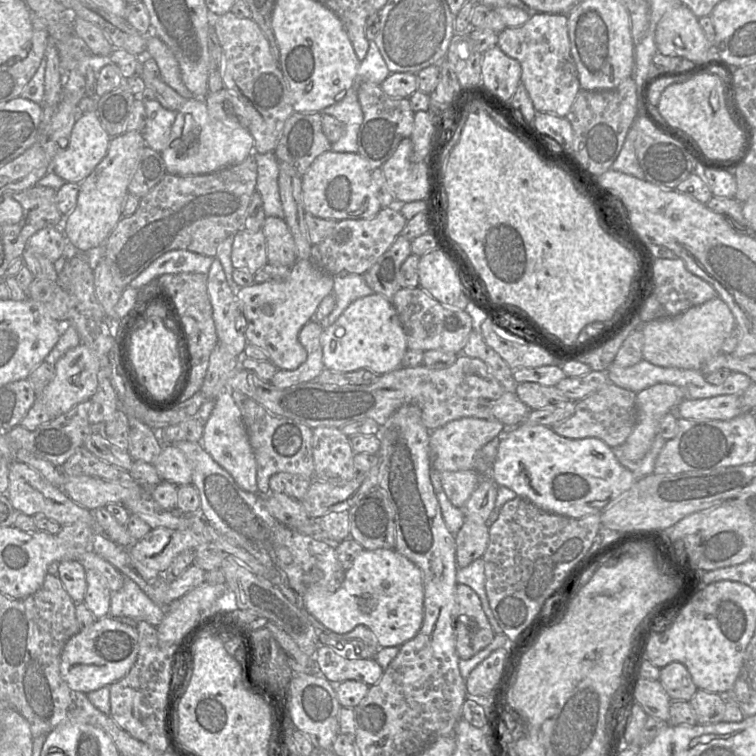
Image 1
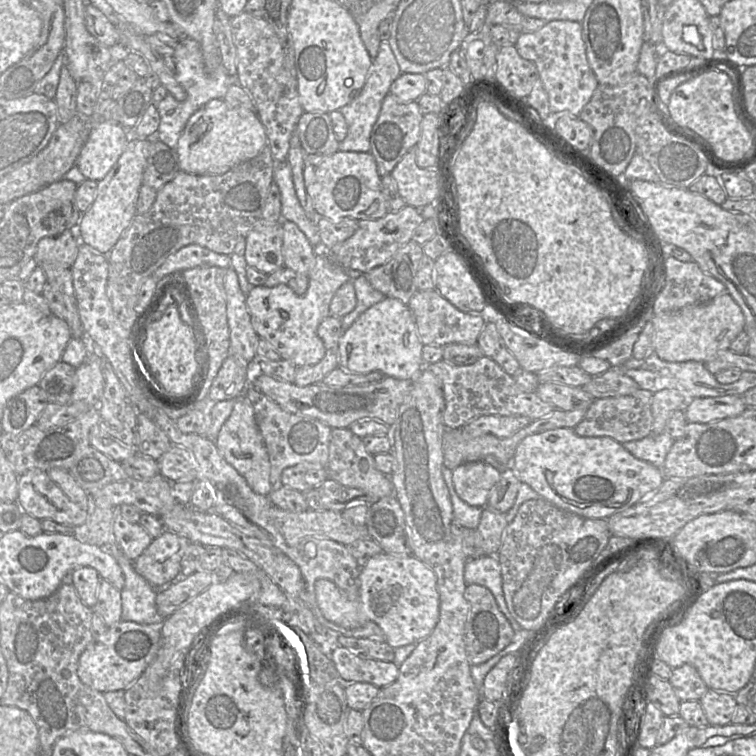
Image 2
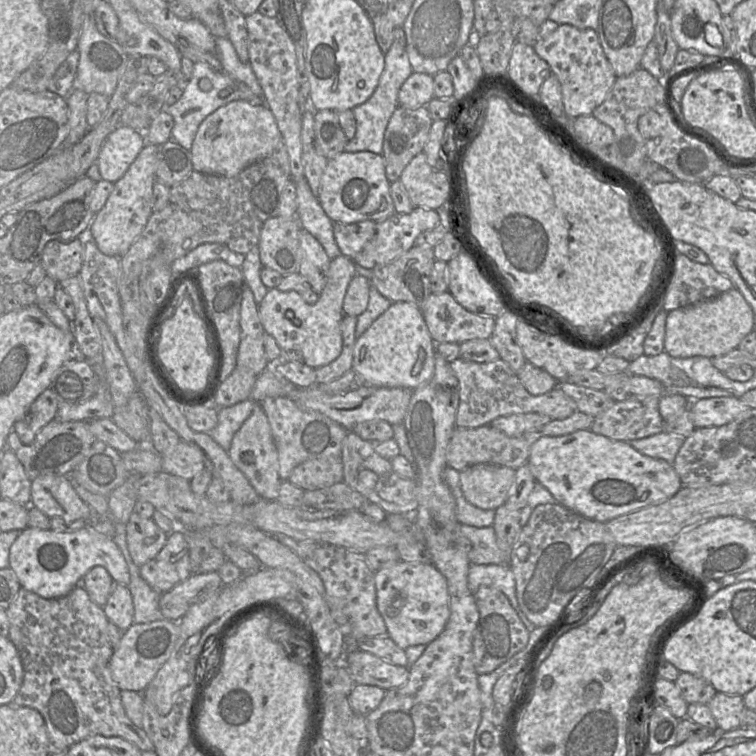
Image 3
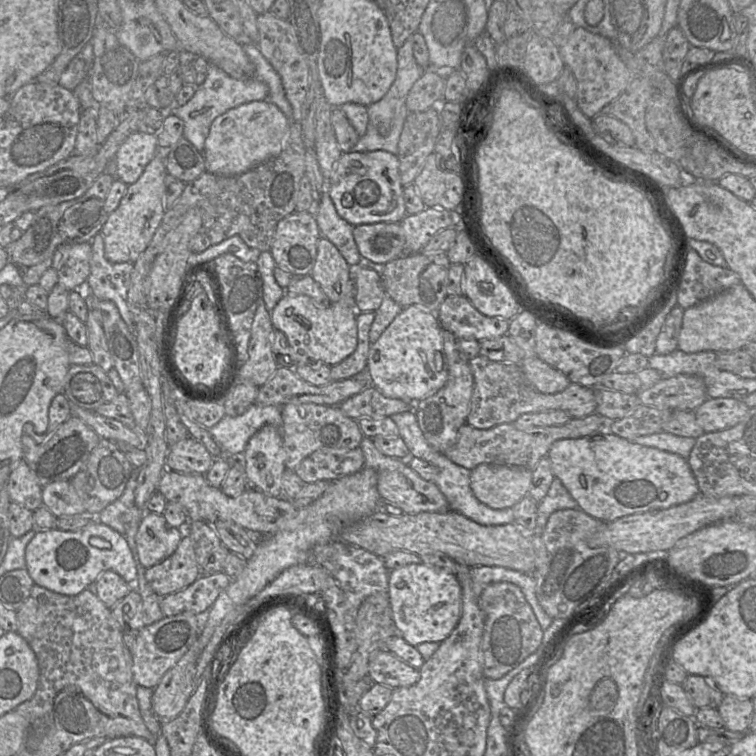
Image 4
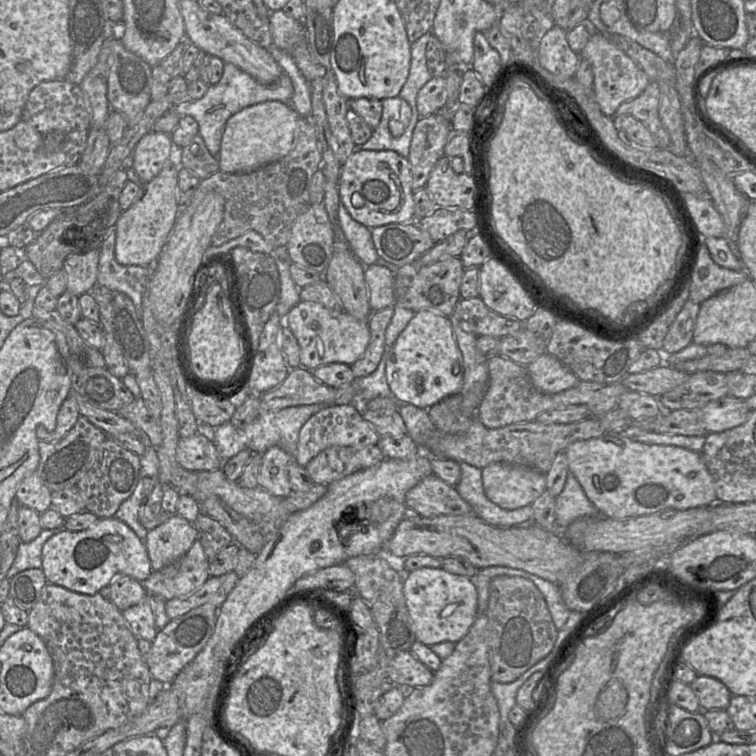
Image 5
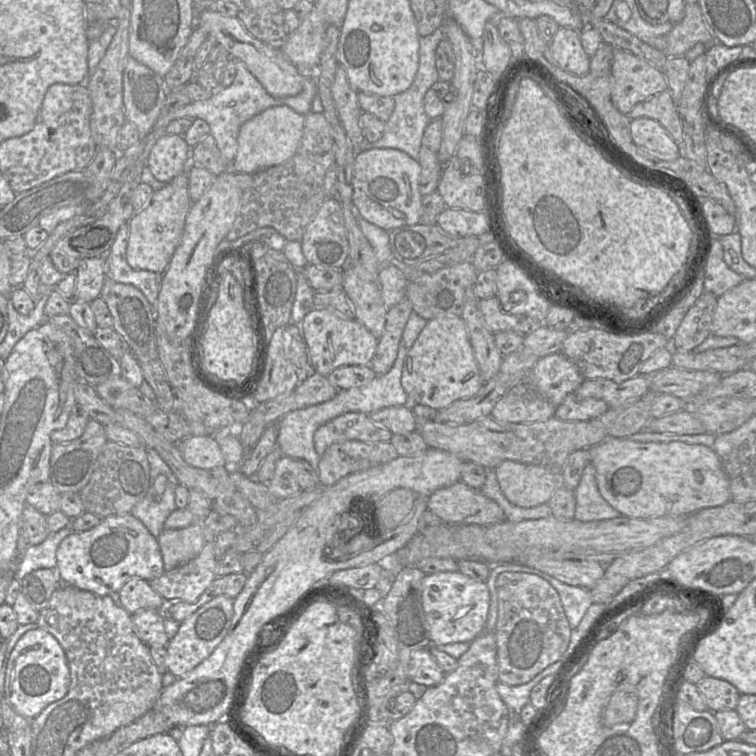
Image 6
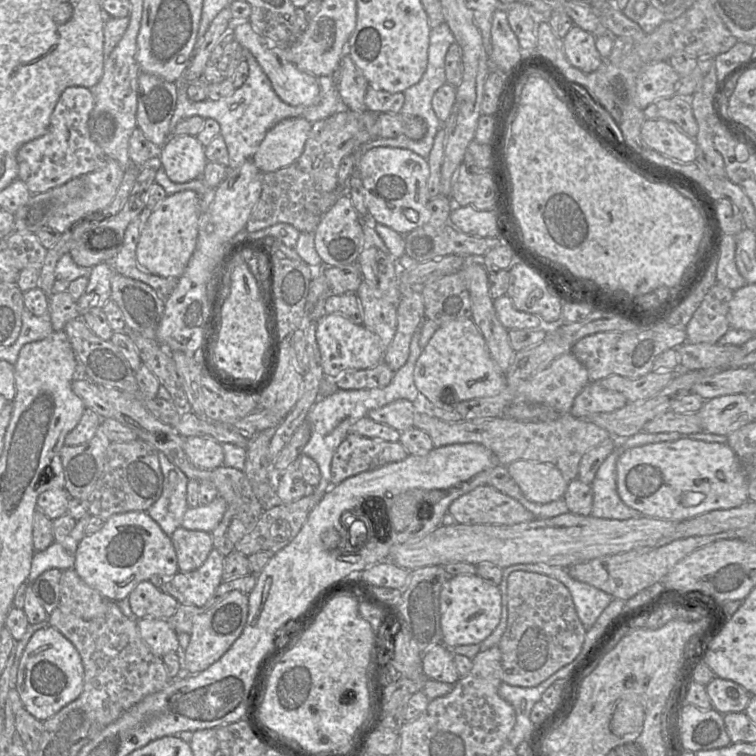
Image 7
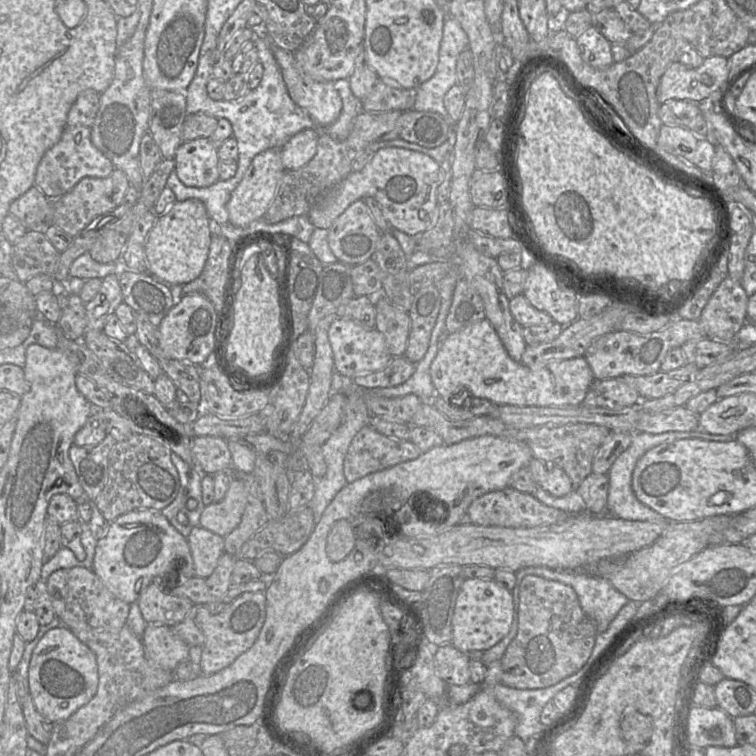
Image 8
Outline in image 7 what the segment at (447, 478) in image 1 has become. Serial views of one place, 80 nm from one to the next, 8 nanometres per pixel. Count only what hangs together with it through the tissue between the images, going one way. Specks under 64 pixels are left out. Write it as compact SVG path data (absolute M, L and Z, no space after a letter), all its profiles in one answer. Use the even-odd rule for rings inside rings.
M517 460L506 467L524 497L535 503L562 499L569 483L561 471L550 463Z

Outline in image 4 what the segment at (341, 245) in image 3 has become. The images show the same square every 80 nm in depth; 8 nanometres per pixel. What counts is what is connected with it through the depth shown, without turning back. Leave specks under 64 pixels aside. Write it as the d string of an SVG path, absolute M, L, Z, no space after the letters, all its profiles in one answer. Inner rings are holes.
M400 223L357 225L353 228L353 237L360 255L373 263L386 264L407 256Z

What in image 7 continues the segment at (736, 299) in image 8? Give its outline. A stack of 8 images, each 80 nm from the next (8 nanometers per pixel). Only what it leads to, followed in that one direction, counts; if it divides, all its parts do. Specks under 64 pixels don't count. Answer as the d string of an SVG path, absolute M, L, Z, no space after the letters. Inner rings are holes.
M720 284L713 285L685 326L687 342L716 343L730 330L727 319L734 291Z

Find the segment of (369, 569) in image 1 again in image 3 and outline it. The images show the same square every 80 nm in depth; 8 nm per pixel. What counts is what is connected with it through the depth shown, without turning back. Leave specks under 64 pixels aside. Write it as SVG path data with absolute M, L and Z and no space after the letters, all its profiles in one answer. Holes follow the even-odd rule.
M396 561L374 573L376 605L388 636L402 649L428 645L444 631L450 617L446 578L432 564Z

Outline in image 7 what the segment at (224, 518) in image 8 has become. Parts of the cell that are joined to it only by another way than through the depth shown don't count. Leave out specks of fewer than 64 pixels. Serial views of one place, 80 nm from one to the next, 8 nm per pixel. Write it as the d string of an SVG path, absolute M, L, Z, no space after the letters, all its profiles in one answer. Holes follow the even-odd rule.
M217 497L207 505L190 507L182 518L181 527L211 533L218 526L227 509L227 502L221 497Z

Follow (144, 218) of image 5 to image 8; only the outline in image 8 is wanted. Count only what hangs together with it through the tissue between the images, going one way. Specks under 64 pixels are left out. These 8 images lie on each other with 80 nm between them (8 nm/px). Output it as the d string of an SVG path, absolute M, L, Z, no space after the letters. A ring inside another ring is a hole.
M197 199L176 201L162 215L158 216L149 231L144 245L147 270L161 279L173 284L186 284L197 279L207 261L213 234L210 227L210 217L205 205Z

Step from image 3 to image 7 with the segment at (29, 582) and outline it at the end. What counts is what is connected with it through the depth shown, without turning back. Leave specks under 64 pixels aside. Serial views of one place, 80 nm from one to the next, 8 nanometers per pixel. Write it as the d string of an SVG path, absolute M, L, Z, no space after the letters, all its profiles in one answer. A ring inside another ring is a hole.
M145 511L119 513L105 519L102 528L86 537L77 545L73 569L90 587L111 601L127 599L132 590L142 581L151 581L157 587L161 578L169 578L177 571L177 555L168 536Z

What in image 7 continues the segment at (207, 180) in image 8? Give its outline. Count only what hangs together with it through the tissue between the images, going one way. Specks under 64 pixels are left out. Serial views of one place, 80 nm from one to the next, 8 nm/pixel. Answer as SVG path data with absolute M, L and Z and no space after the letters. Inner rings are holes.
M172 134L160 147L160 168L176 183L201 179L208 163L205 146L195 136Z

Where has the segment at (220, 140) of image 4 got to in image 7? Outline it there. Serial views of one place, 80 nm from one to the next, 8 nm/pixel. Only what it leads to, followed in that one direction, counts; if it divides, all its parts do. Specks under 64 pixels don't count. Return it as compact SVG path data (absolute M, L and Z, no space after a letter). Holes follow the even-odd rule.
M304 117L281 120L267 133L252 160L263 172L272 172L289 166L303 153L312 123Z

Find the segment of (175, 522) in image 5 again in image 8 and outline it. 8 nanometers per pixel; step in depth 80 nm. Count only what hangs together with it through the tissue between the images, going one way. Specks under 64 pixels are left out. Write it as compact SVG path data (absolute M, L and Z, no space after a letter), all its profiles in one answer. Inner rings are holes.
M195 526L186 537L196 576L207 577L215 570L224 551L224 537Z

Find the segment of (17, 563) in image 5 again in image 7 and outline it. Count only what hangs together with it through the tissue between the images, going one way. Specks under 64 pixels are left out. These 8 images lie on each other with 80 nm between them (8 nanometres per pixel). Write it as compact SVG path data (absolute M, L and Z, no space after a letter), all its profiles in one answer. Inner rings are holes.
M87 514L77 521L71 534L63 542L54 541L46 550L35 552L27 582L32 582L40 574L50 569L65 571L73 568L77 545L84 537L88 536L85 532L88 516L90 518L93 515Z

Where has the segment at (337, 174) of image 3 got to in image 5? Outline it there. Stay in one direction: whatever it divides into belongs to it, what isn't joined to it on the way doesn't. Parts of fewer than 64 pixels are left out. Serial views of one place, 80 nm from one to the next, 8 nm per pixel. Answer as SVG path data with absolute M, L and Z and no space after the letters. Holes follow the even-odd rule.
M354 151L341 168L338 193L349 215L368 228L415 222L411 165L395 151Z

